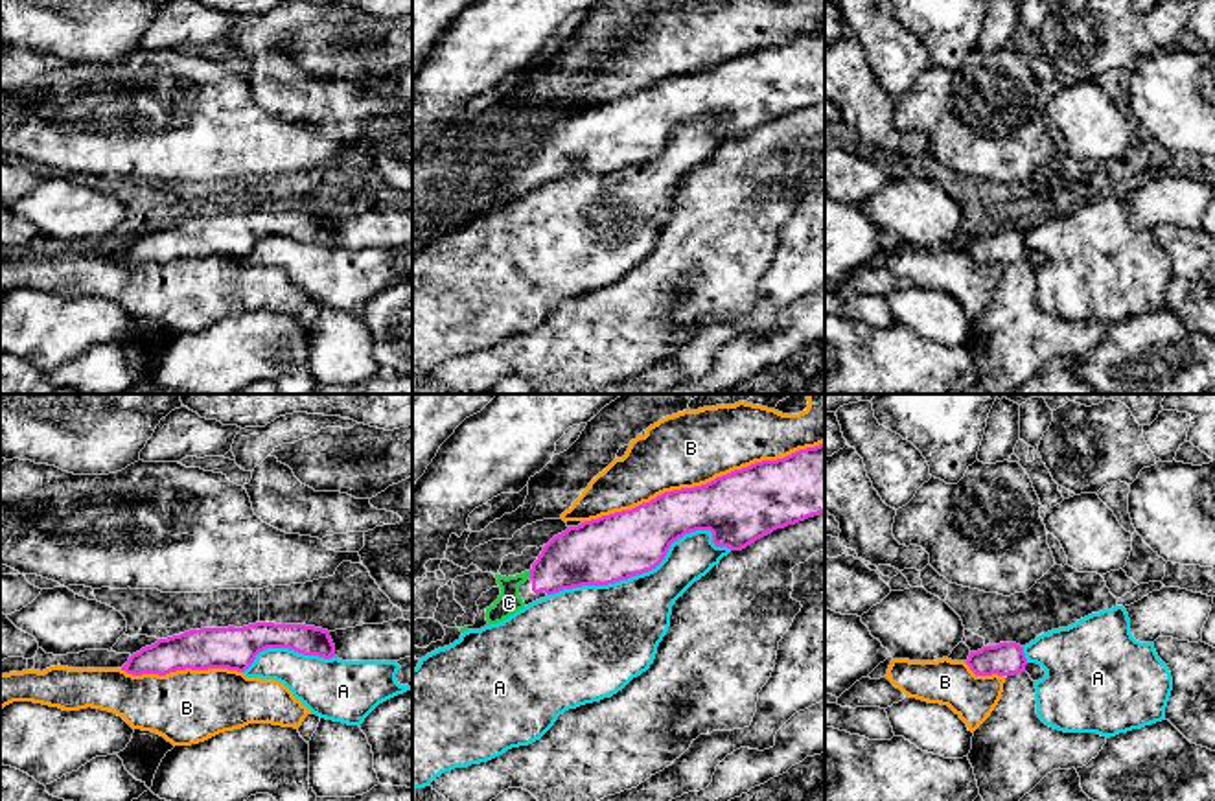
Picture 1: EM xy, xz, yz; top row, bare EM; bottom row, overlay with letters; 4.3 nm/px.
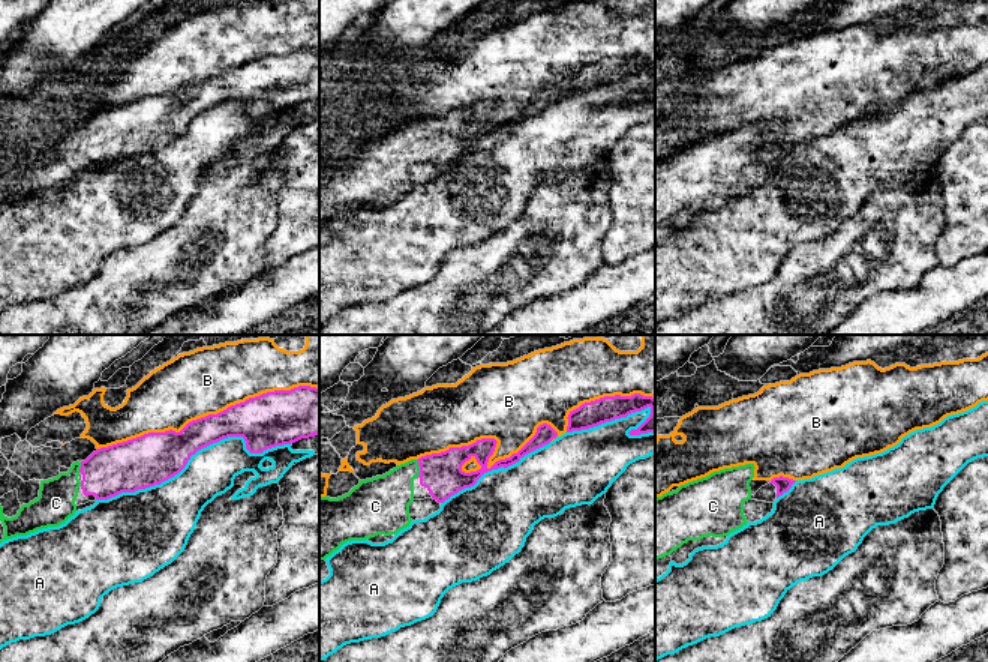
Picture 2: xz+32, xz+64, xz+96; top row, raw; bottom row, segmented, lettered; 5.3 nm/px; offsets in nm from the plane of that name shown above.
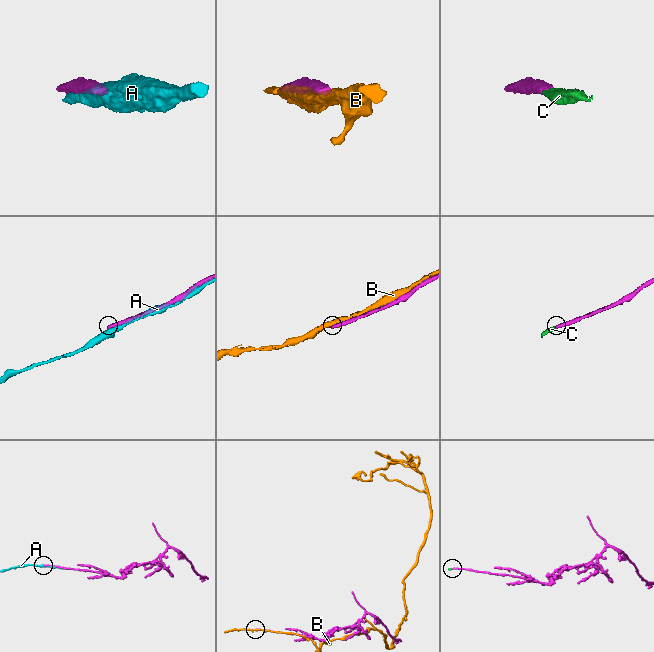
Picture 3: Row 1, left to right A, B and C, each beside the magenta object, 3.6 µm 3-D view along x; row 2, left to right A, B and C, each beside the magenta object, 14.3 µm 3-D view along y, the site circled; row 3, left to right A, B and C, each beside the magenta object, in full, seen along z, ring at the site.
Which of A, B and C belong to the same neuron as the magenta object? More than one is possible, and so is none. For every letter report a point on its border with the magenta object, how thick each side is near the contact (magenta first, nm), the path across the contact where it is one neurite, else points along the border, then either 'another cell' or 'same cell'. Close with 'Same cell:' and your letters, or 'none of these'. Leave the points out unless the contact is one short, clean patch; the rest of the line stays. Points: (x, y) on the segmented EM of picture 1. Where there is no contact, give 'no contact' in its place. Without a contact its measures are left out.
A: contact xz (645, 571); calibres 300 and 360 nm; another cell
B: contact xz (702, 485); calibres 320 and 320 nm; another cell
C: contact xz (531, 575); calibres 260 and 100 nm; way xz (584, 555), (547, 575), (531, 575), (510, 590), (509, 603); same cell
Same cell: C

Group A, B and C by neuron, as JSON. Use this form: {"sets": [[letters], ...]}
{"sets": [["A"], ["B"], ["C"]]}

